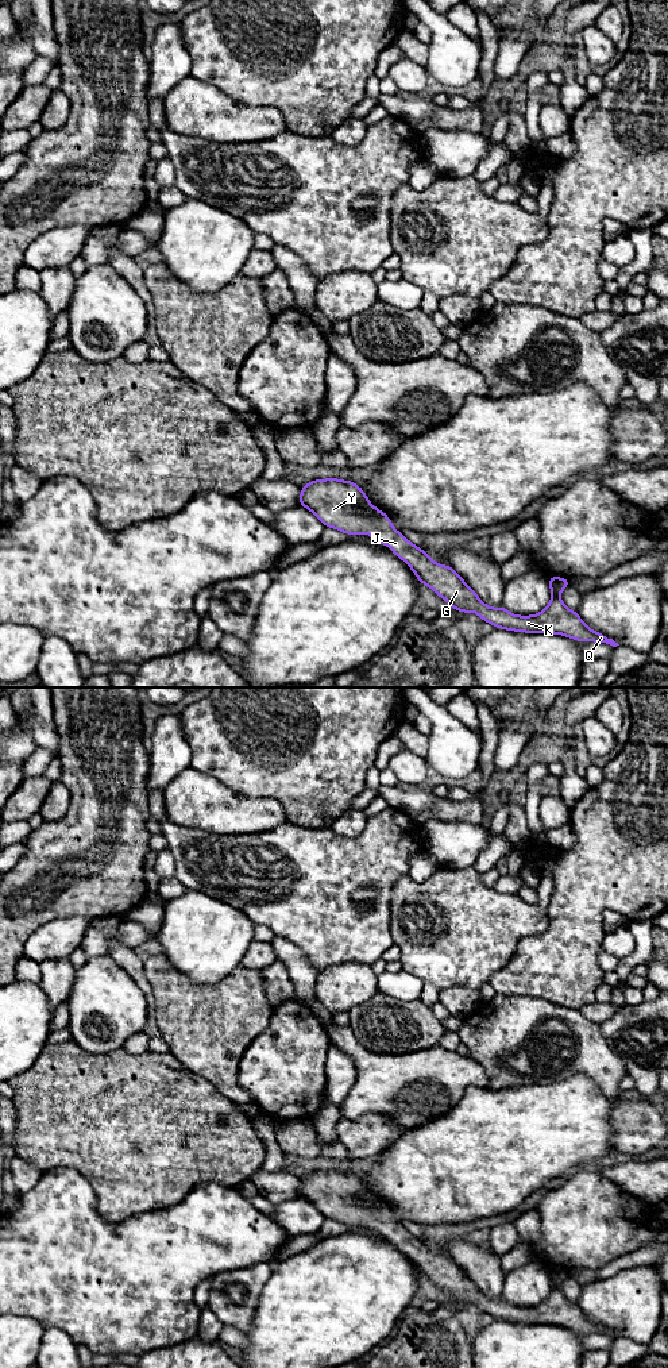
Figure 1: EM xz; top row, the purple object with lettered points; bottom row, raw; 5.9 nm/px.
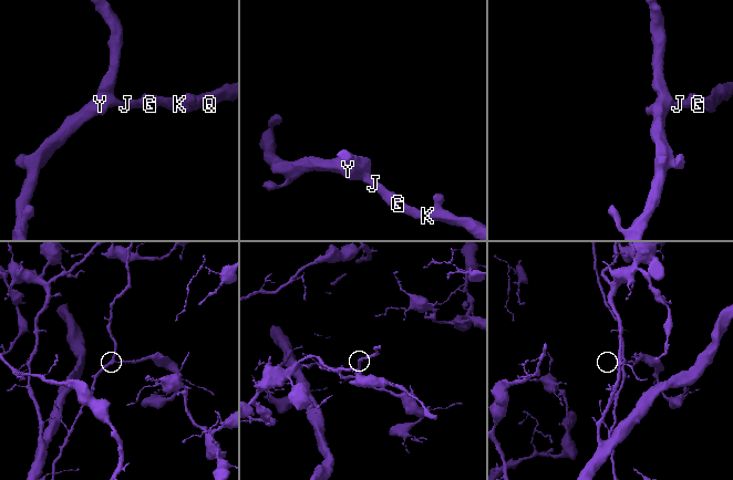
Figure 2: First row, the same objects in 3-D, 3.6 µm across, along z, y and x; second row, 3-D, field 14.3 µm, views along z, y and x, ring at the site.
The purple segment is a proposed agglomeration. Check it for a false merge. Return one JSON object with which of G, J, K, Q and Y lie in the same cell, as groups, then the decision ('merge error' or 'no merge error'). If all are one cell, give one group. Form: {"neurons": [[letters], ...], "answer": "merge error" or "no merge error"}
{"neurons": [["G", "J", "K", "Q", "Y"]], "answer": "no merge error"}

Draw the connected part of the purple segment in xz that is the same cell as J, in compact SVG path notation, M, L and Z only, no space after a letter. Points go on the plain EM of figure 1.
M337 1169L314 1171L301 1179L300 1198L309 1201L324 1218L332 1218L347 1226L370 1225L378 1234L389 1237L417 1267L420 1275L429 1278L437 1287L462 1305L475 1303L480 1311L494 1319L526 1323L555 1325L576 1333L619 1337L613 1330L587 1318L578 1303L565 1298L560 1284L569 1278L569 1271L548 1268L551 1294L538 1305L518 1307L503 1298L490 1299L451 1259L433 1253L426 1242L410 1234L402 1224L394 1221L389 1207L377 1201L362 1179L352 1172Z

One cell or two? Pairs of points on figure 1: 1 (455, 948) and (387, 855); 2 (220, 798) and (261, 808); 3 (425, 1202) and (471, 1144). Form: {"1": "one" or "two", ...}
{"1": "two", "2": "one", "3": "one"}

